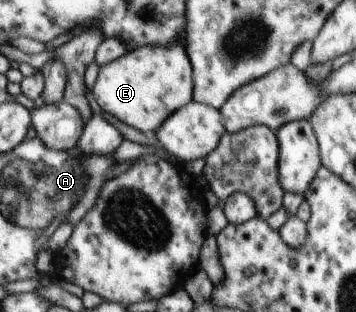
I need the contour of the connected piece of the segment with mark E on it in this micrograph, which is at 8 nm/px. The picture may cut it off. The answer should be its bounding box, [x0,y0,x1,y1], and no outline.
[91,41,195,135]

